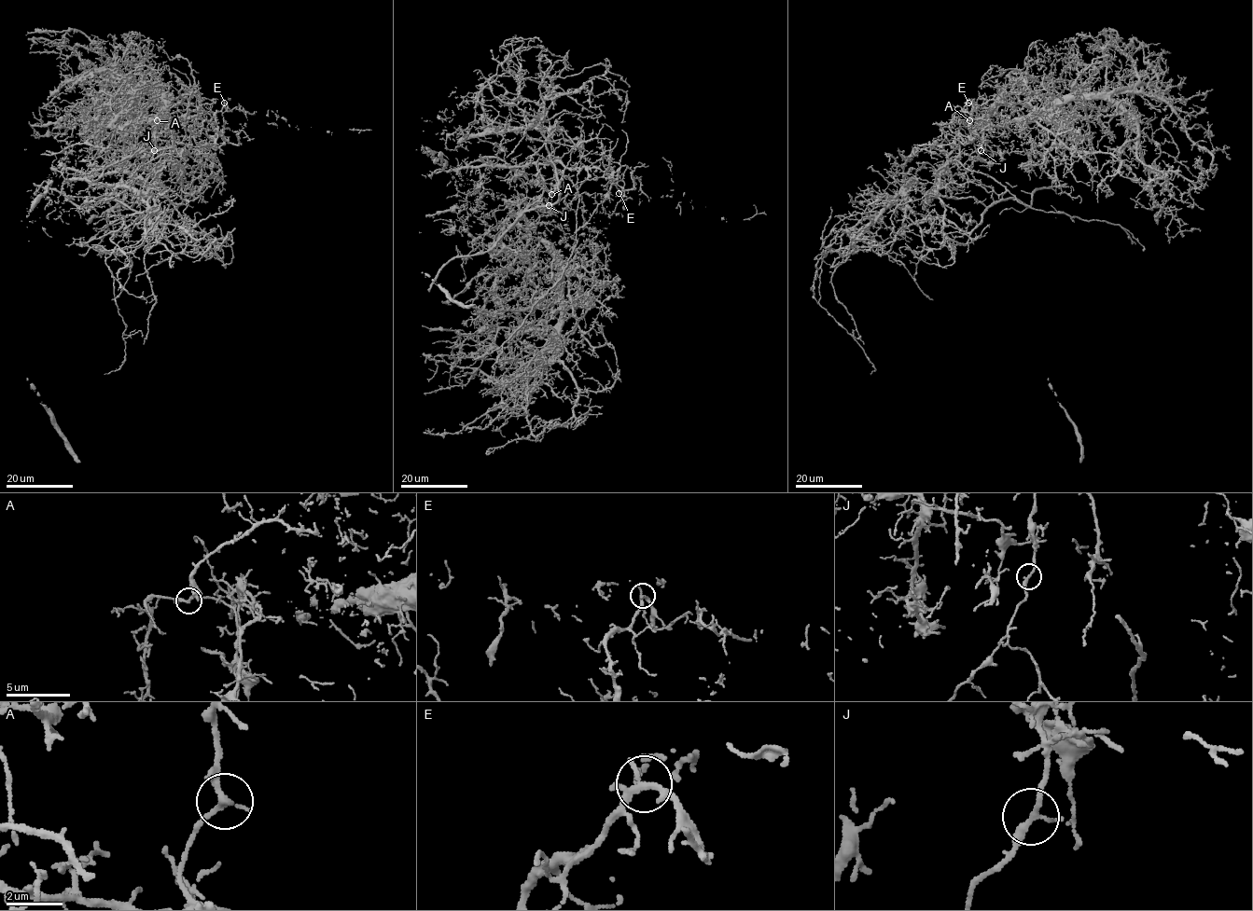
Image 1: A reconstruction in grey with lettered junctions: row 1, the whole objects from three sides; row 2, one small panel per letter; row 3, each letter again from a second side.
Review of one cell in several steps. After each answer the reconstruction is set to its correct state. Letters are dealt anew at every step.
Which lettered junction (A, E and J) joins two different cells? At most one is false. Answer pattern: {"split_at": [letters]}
{"split_at": ["J"]}

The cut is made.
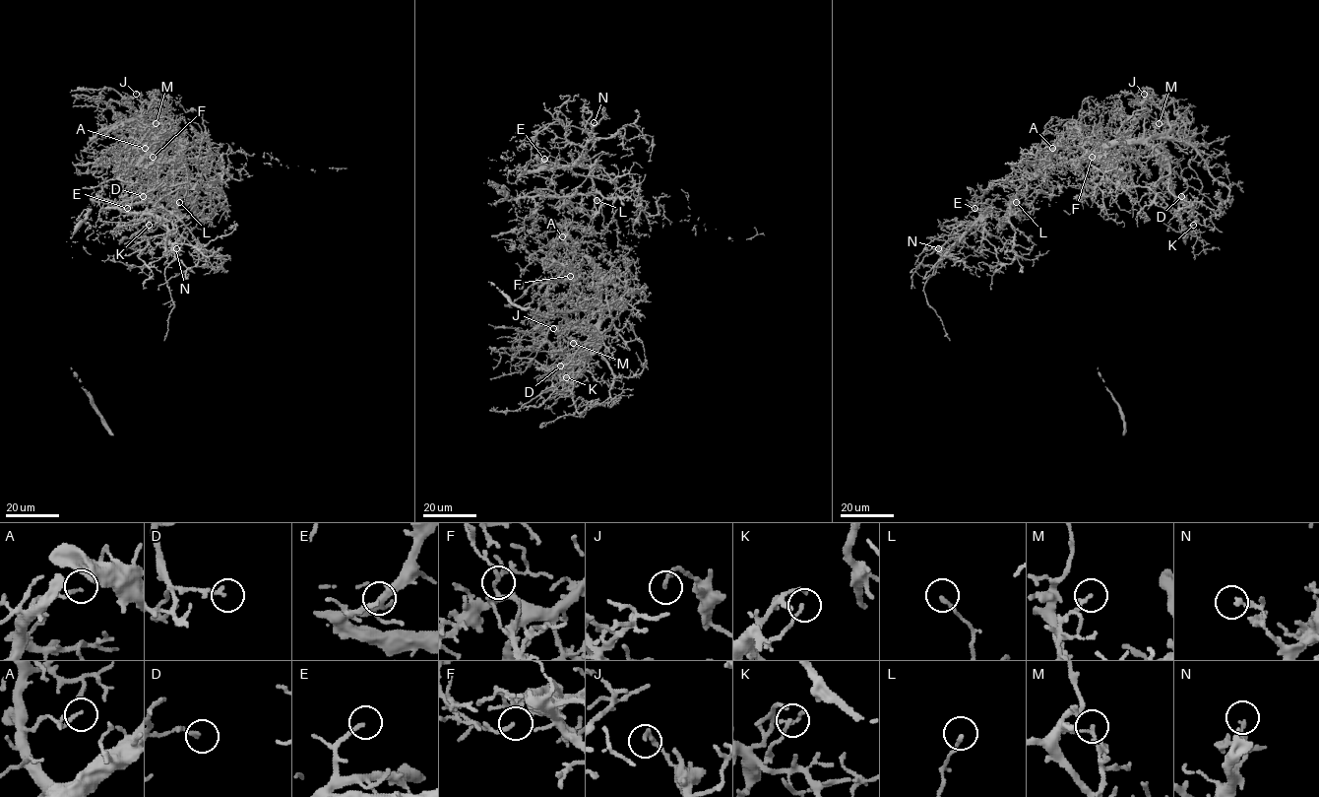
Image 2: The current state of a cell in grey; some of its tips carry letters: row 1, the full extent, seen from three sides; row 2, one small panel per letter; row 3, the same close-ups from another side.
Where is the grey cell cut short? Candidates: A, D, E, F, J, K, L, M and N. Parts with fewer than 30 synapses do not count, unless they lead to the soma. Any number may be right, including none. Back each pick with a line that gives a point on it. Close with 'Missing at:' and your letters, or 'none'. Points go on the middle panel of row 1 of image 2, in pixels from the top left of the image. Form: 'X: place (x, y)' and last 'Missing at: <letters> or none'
E: place (544, 159)
Missing at: E

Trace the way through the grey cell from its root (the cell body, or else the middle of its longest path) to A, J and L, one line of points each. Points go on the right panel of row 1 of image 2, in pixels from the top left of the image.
A: (1022, 184), (1026, 180), (1026, 163), (1042, 166), (1055, 154), (1056, 150), (1052, 148)
J: (1022, 184), (1027, 162), (1042, 166), (1069, 139), (1127, 155), (1125, 134), (1167, 132), (1144, 94)
L: (1022, 184), (1011, 205), (1011, 215), (1019, 210), (1016, 202)

